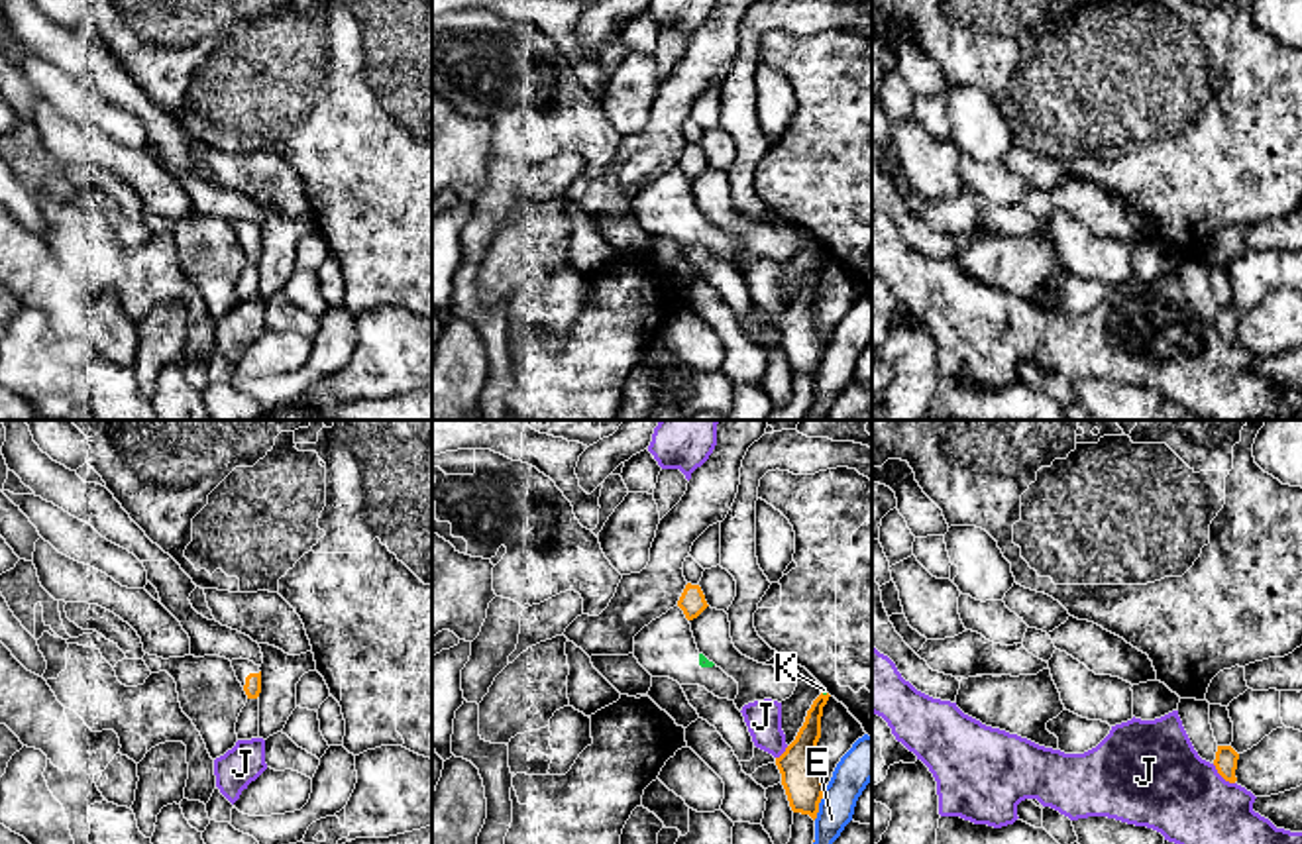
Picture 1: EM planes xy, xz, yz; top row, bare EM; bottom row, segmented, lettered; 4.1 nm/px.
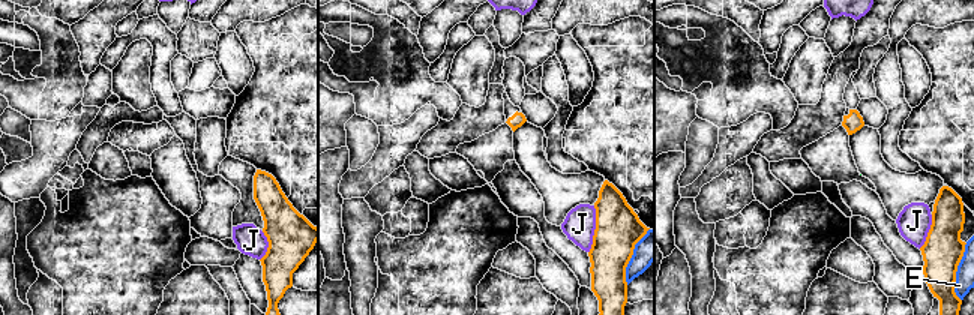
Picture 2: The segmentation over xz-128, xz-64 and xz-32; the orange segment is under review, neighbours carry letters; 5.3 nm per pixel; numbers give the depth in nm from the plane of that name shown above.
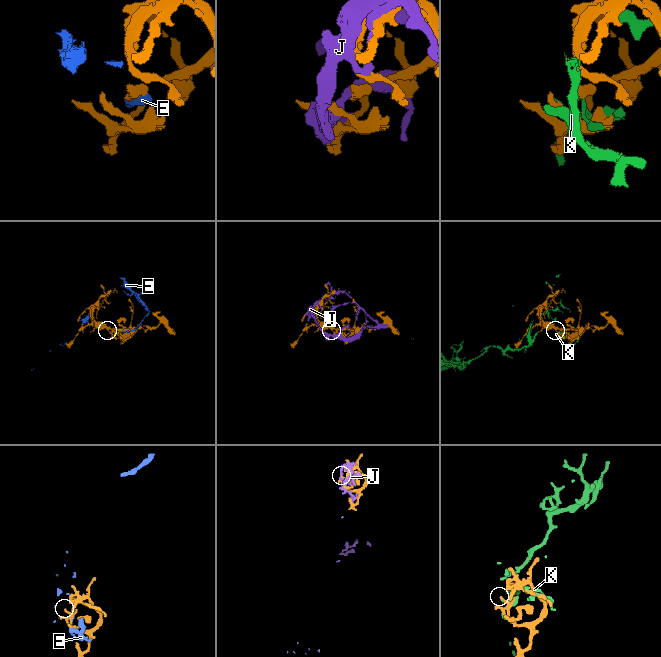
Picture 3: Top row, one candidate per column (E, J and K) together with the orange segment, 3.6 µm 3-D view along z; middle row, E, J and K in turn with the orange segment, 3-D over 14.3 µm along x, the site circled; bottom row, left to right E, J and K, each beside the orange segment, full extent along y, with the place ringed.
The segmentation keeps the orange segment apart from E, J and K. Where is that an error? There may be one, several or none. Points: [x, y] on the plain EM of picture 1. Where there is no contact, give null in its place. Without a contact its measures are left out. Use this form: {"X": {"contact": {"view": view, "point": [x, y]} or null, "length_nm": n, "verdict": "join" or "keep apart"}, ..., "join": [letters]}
{"E": {"contact": {"view": "xz", "point": [819, 362]}, "length_nm": 140, "verdict": "keep apart"}, "J": {"contact": {"view": "yz", "point": [1222, 336]}, "length_nm": 130, "verdict": "keep apart"}, "K": {"contact": {"view": "xz", "point": [827, 254]}, "length_nm": 30, "verdict": "keep apart"}, "join": []}

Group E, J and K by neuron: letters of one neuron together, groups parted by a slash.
E / J / K

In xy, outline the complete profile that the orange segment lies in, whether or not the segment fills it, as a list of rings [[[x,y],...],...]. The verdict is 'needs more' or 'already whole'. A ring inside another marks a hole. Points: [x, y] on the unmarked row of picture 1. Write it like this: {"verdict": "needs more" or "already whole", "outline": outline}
{"verdict": "needs more", "outline": [[[232,220],[232,228],[236,232],[238,241],[242,243],[247,259],[257,259],[261,253],[261,232],[249,220]]]}

